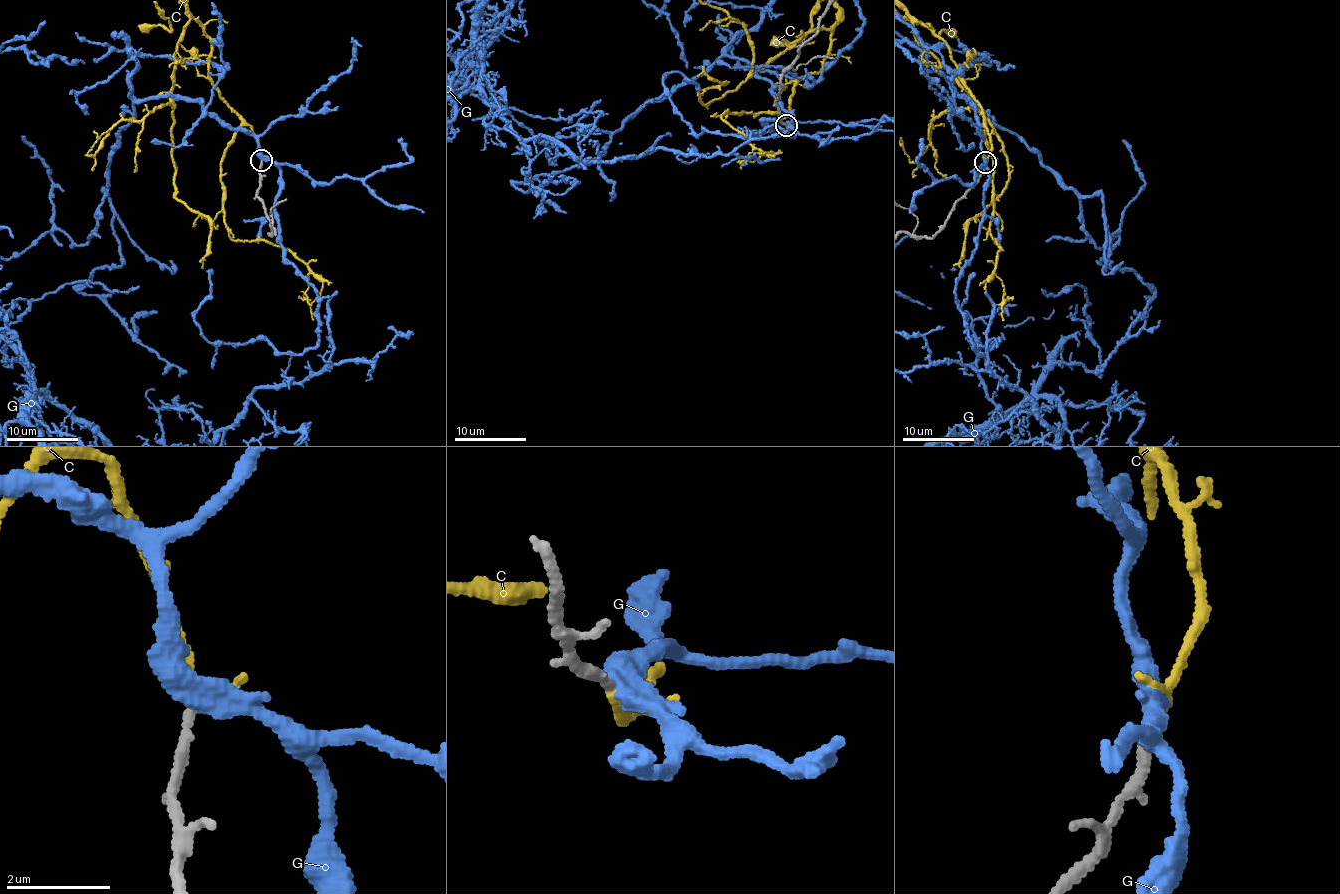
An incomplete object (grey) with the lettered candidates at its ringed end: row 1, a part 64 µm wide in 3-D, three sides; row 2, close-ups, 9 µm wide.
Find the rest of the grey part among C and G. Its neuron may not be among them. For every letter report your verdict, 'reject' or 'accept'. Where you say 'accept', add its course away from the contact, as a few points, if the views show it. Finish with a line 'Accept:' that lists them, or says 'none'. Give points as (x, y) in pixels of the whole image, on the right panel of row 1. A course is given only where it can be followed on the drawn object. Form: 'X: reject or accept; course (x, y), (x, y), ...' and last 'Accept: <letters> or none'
C: accept
G: reject
Accept: C

